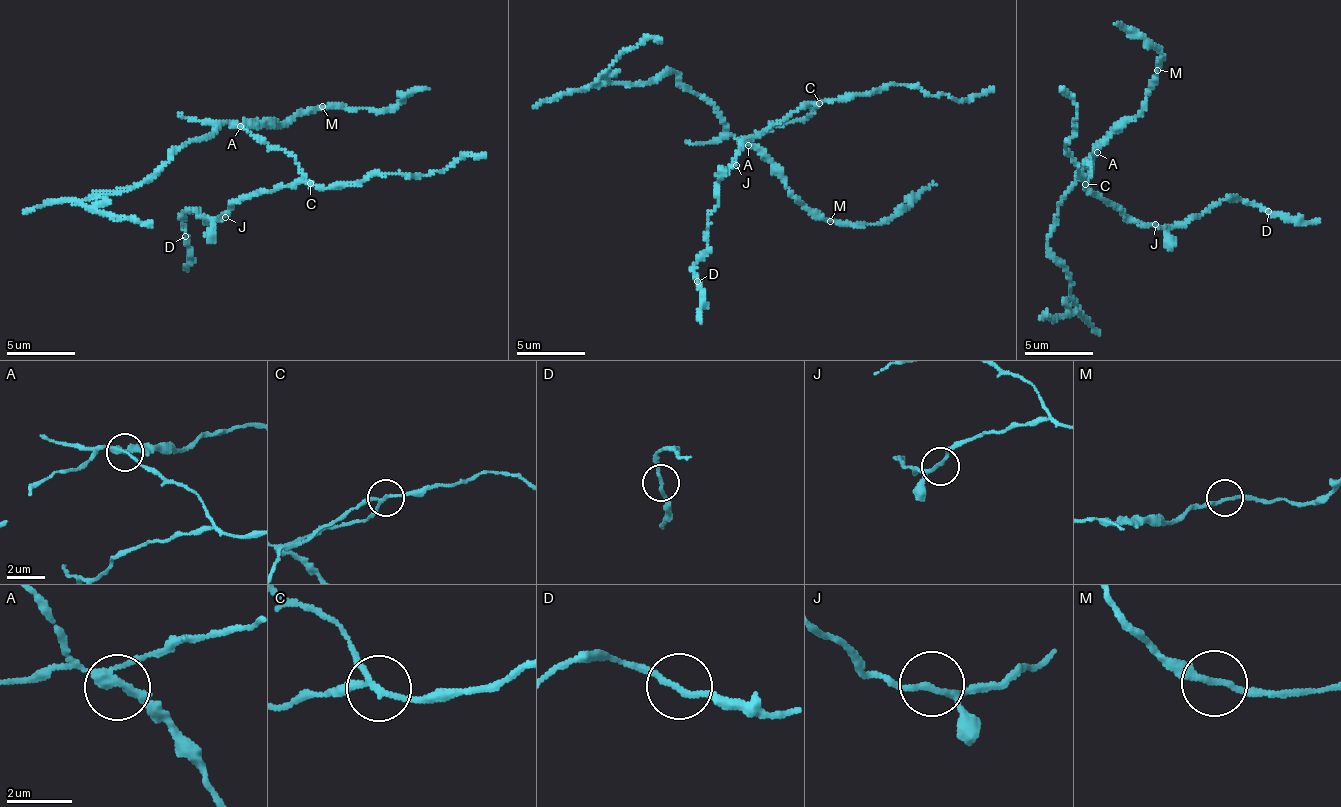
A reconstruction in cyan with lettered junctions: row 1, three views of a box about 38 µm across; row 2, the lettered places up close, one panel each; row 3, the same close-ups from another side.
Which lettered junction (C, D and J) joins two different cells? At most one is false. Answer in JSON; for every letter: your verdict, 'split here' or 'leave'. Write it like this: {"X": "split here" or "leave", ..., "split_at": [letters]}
{"C": "split here", "D": "leave", "J": "leave", "split_at": ["C"]}

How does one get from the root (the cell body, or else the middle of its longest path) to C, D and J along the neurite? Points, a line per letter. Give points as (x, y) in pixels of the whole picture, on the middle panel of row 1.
C: (797, 119), (804, 121), (818, 102)
D: (797, 119), (811, 108), (791, 111), (743, 143), (718, 183), (707, 251), (694, 264), (697, 281)
J: (797, 119), (804, 121), (811, 108), (804, 107), (791, 111), (743, 143), (743, 149), (736, 155), (736, 165)

